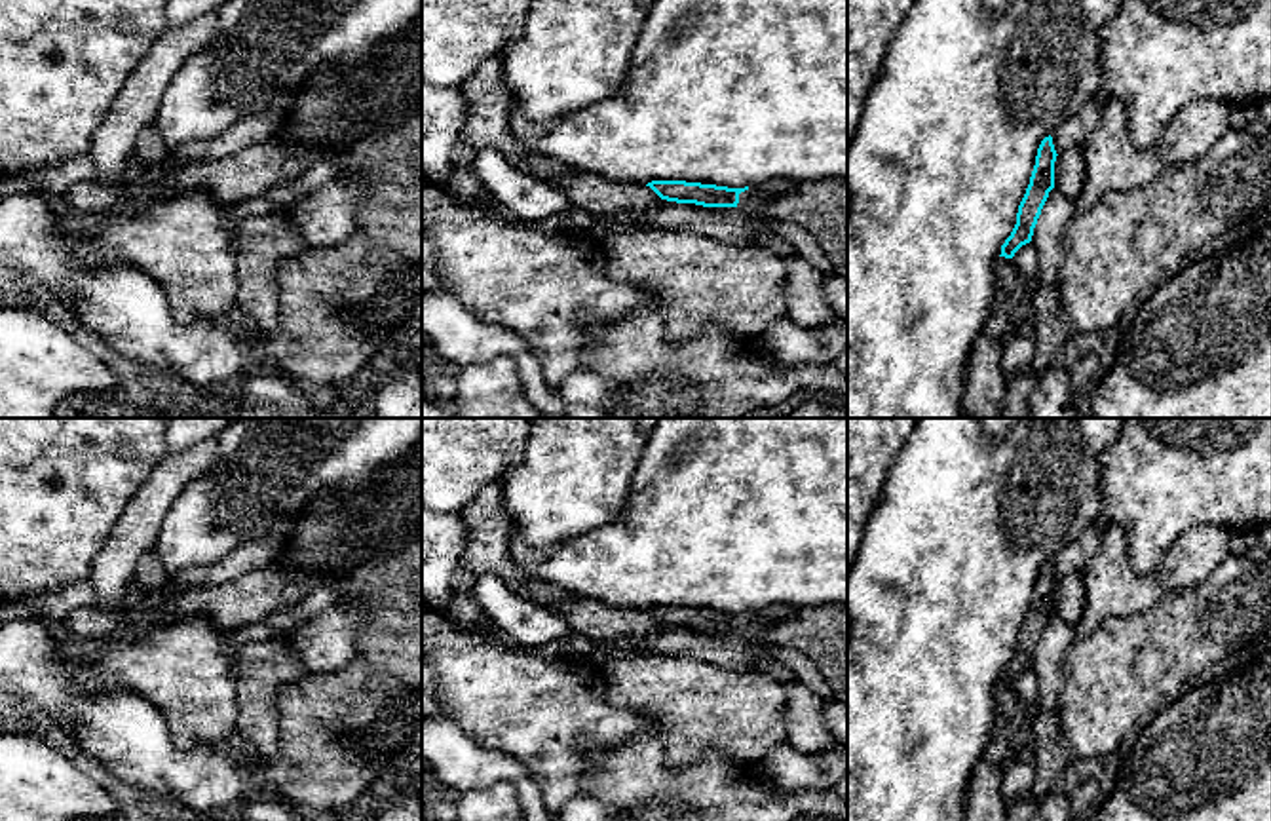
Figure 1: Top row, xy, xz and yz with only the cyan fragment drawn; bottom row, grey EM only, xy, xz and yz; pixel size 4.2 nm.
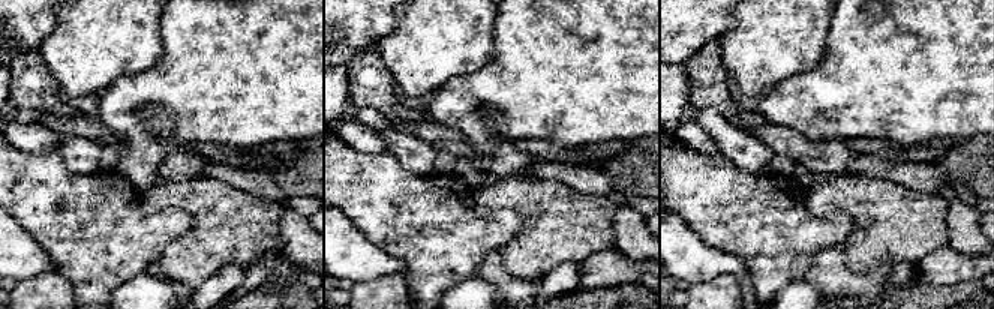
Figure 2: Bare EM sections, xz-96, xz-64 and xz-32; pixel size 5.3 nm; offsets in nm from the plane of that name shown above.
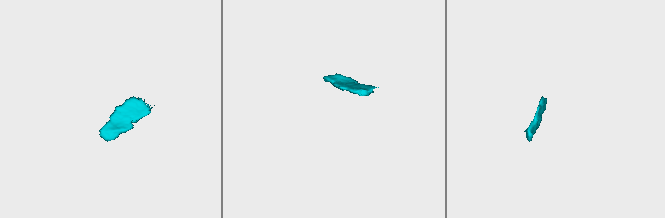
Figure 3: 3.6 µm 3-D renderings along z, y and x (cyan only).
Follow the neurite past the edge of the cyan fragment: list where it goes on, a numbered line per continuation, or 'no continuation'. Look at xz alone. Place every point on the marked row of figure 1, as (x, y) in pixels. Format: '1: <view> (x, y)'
1: xz (819, 208)

